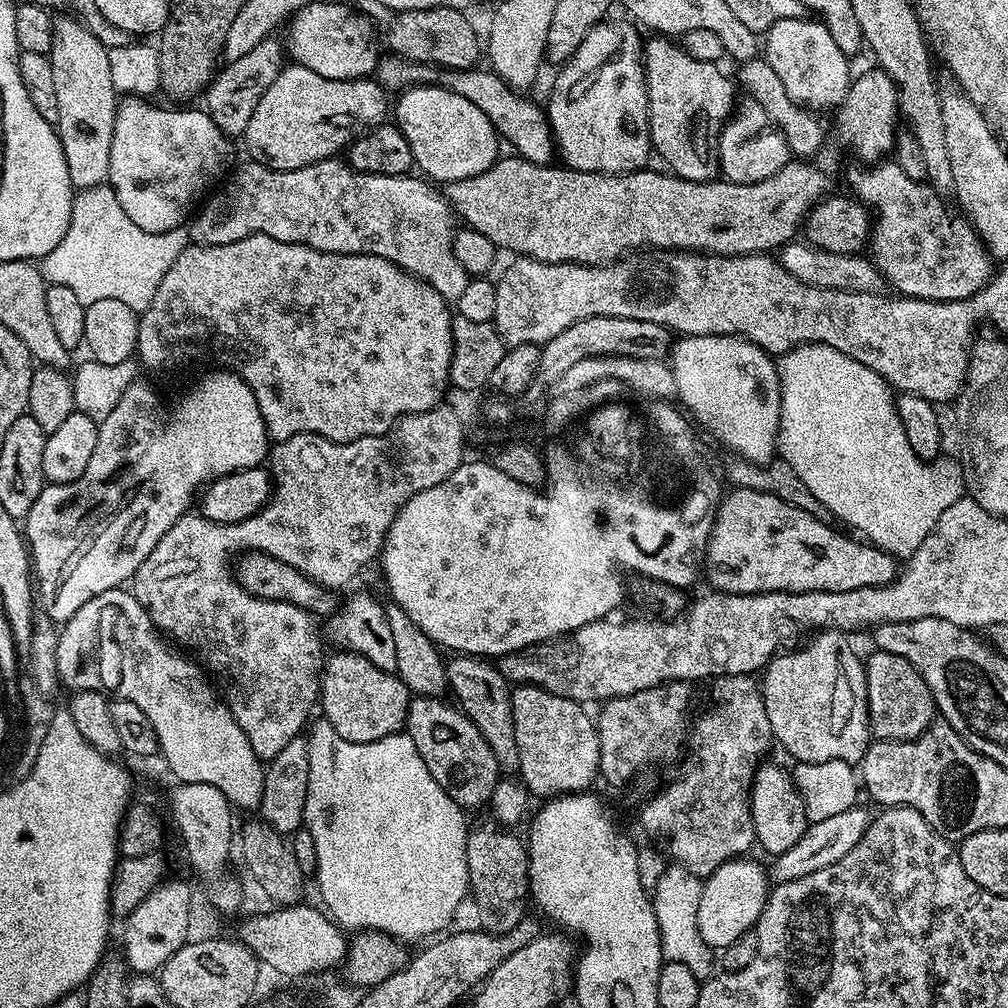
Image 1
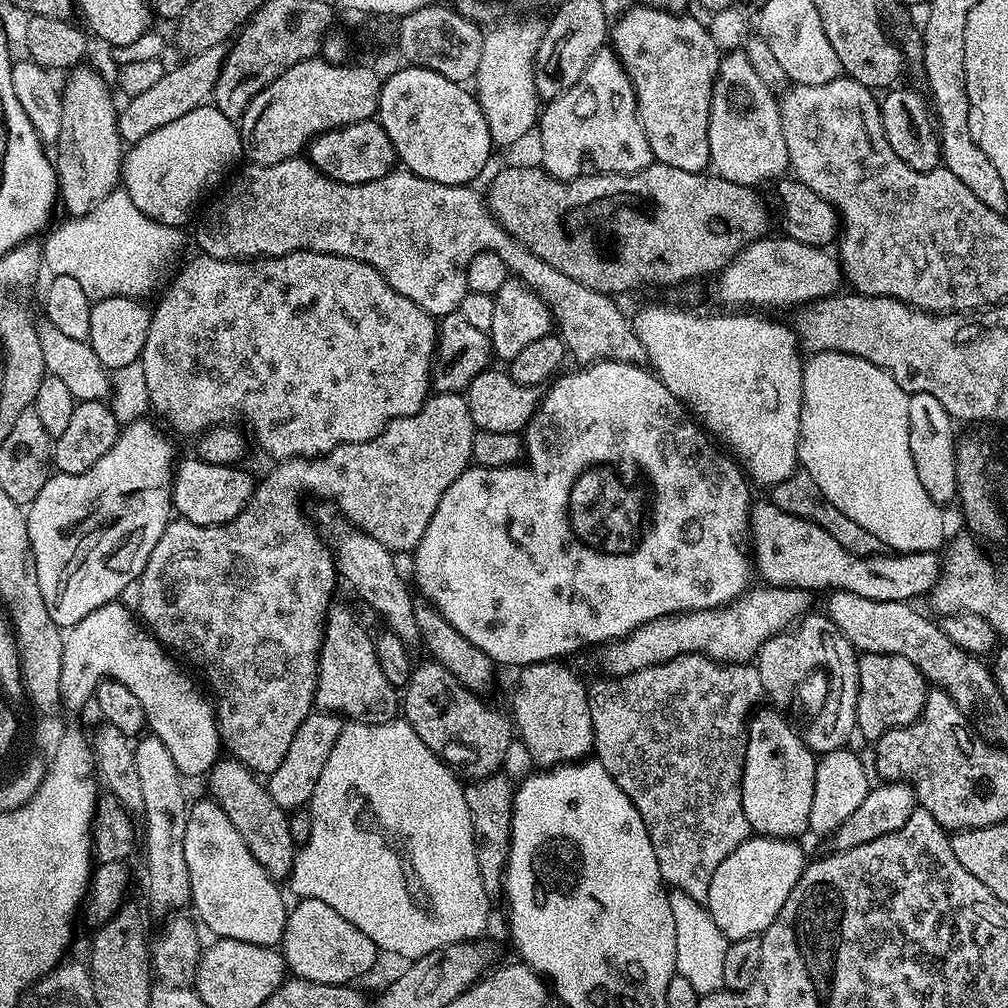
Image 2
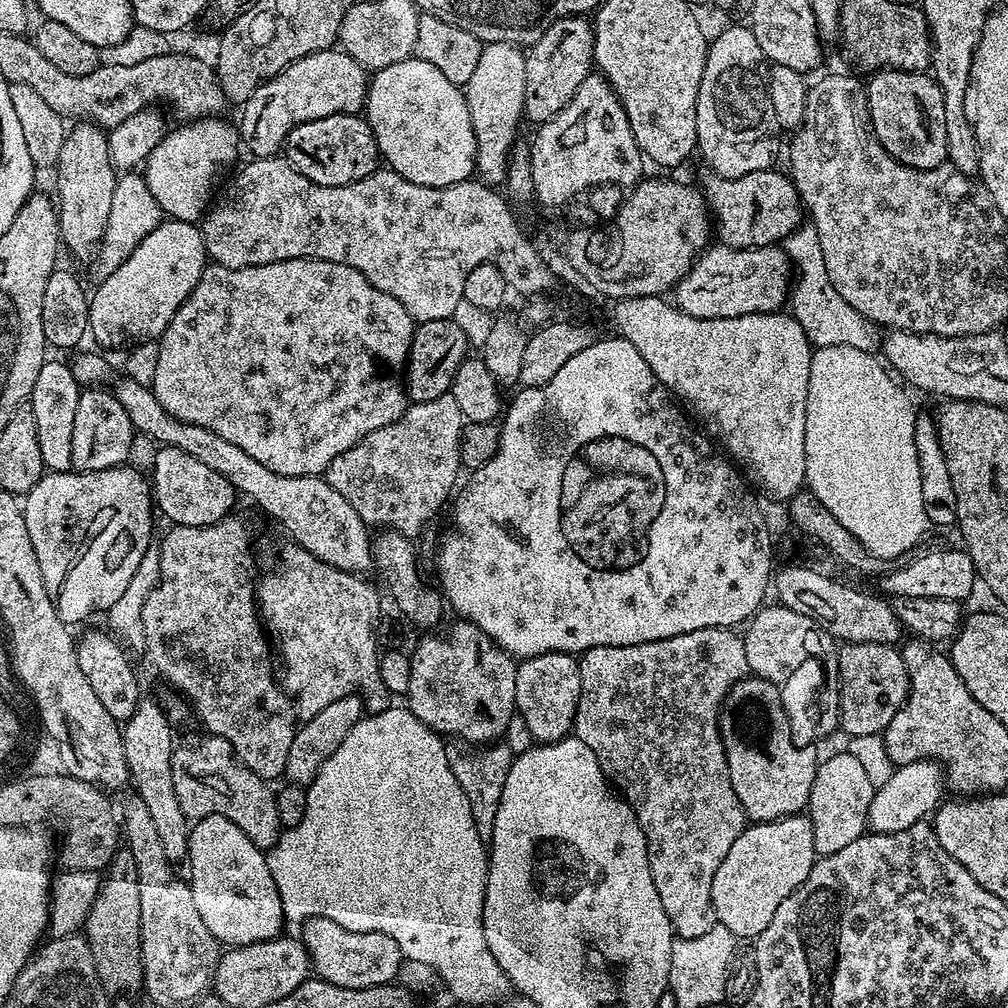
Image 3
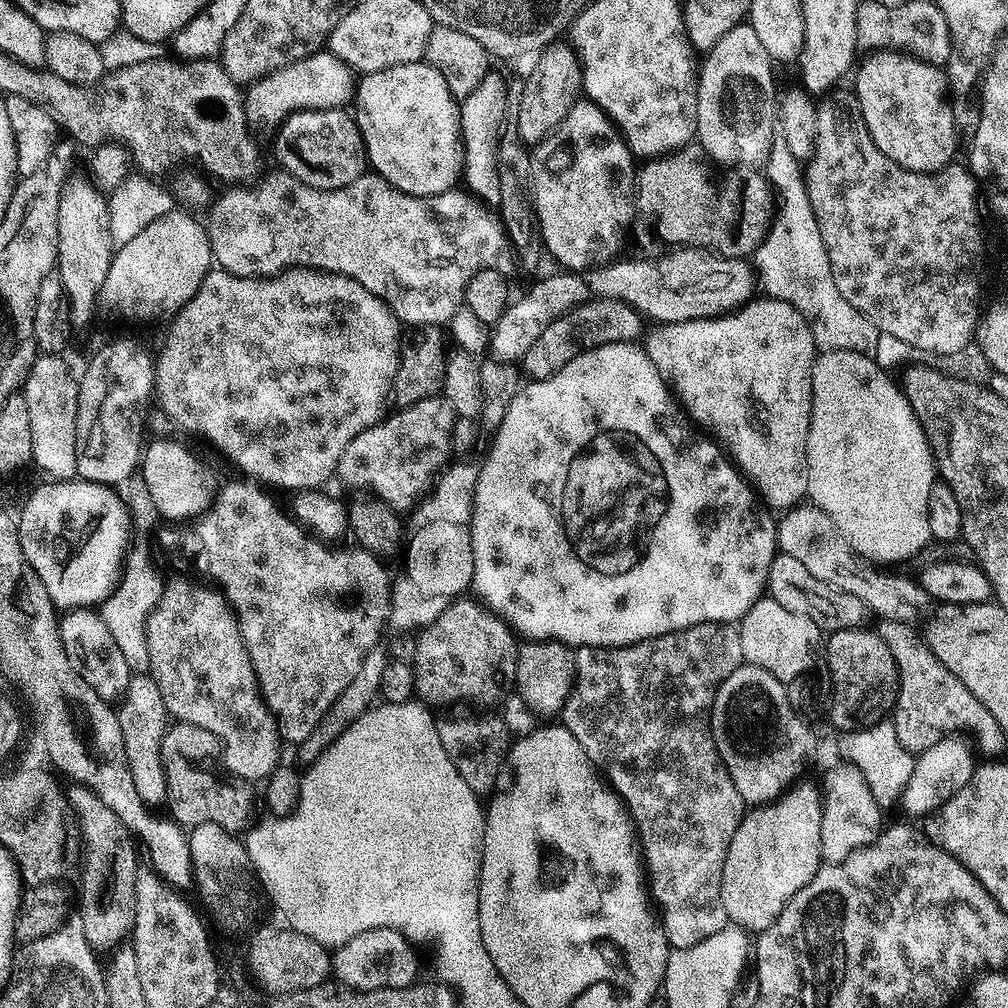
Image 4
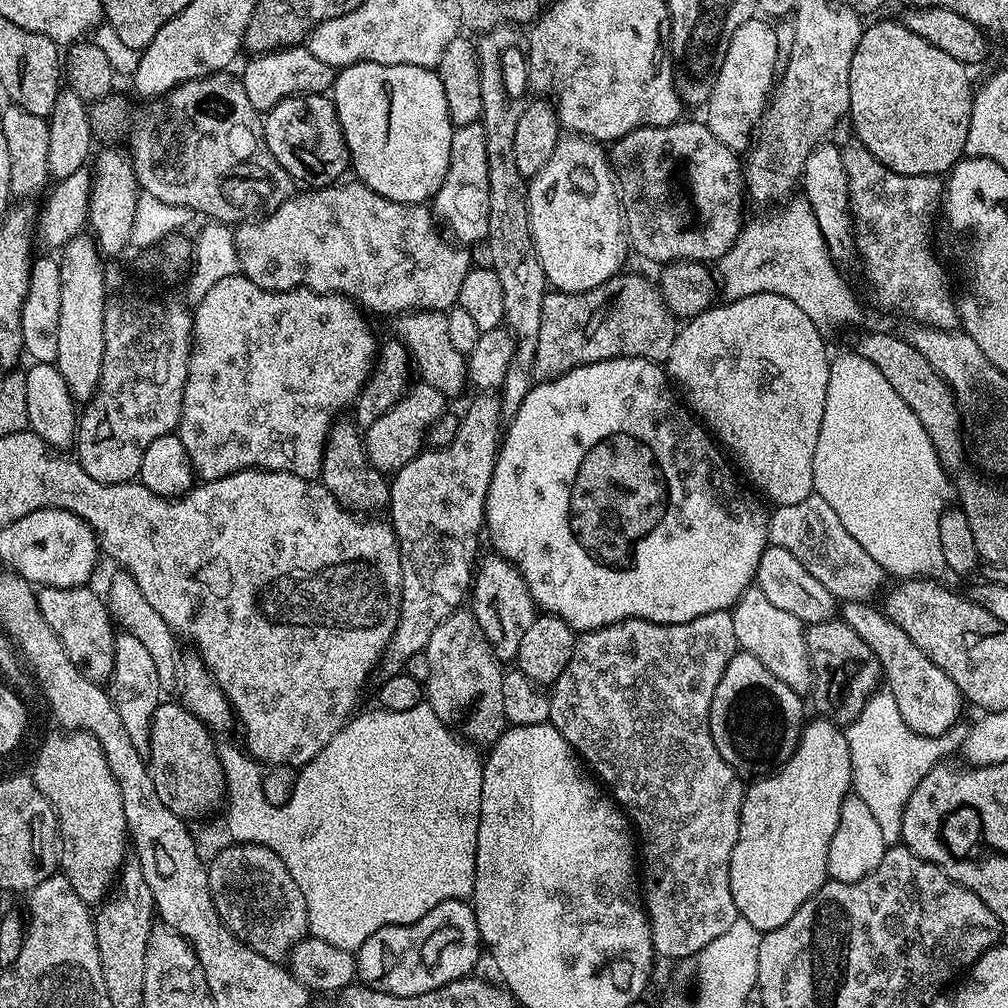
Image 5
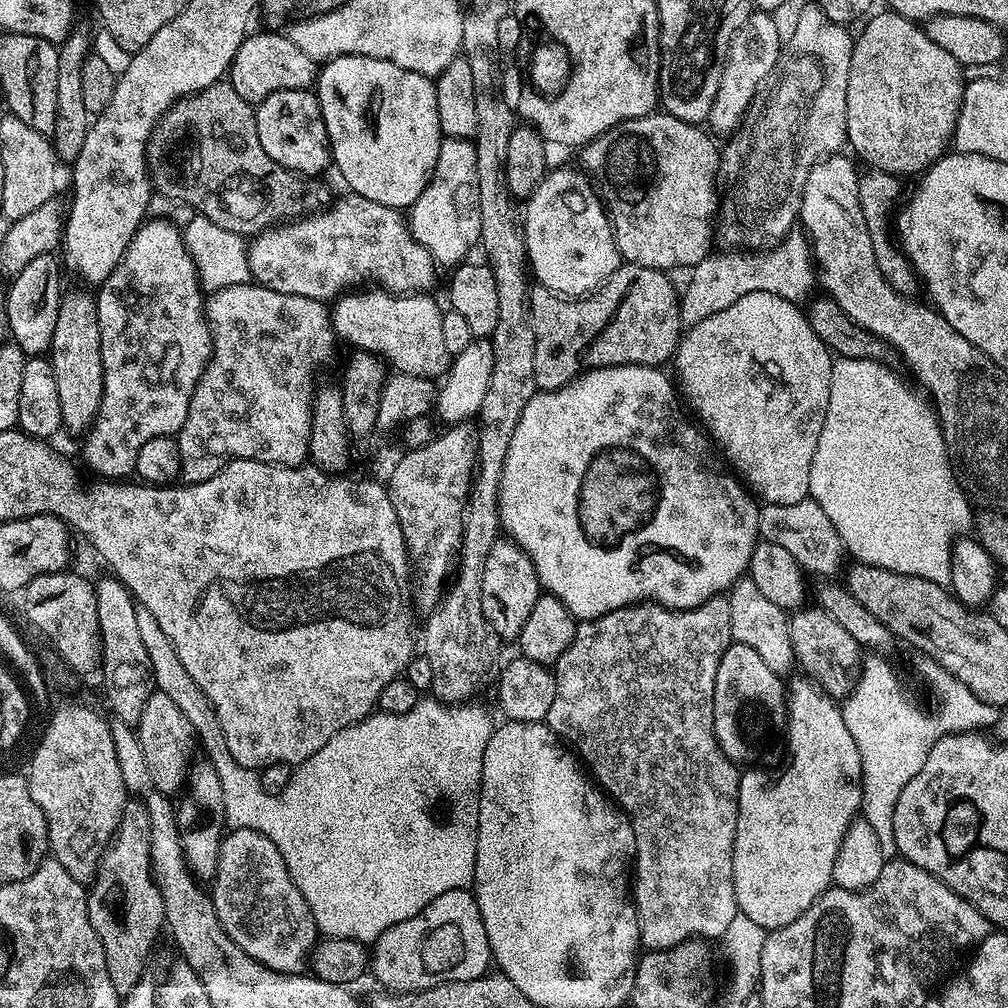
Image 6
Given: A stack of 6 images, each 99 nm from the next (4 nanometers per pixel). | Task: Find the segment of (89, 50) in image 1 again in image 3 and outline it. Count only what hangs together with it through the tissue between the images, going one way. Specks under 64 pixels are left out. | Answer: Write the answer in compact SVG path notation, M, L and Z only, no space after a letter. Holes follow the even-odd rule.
M80 122L76 129L69 131L62 142L62 154L58 154L58 162L54 165L56 172L55 199L58 201L58 223L60 225L60 239L63 247L69 248L78 259L91 259L101 246L101 240L107 226L107 218L110 216L111 203L114 199L114 190L118 179L118 173L110 162L110 150L108 149L108 134L99 124Z

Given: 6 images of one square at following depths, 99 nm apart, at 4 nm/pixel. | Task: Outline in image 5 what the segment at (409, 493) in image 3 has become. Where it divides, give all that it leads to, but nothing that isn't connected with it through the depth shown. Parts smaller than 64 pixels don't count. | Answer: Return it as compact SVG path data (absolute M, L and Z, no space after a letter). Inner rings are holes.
M416 382L404 393L397 404L390 406L386 414L382 414L363 433L364 449L370 462L385 474L394 474L406 462L420 455L426 448L426 437L430 426L438 422L438 418L446 410L446 398L434 386Z

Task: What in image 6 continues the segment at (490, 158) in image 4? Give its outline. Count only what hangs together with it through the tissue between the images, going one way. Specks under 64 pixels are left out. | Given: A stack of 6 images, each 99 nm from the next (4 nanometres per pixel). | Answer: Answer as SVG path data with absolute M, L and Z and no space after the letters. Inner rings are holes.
M441 139L438 162L430 182L413 202L408 226L415 238L429 252L437 265L455 266L465 259L472 247L480 244L480 211L478 210L478 162L476 146L469 139Z

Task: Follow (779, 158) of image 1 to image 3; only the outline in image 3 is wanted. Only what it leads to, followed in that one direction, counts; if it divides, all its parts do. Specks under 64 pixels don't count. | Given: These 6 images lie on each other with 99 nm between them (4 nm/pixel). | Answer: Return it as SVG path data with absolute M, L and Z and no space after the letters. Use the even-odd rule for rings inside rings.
M736 24L733 28L724 28L715 37L711 37L708 45L708 57L706 58L706 70L702 70L702 86L698 86L698 106L696 107L696 146L699 155L704 155L704 160L709 164L711 171L717 176L726 178L742 178L742 174L754 174L758 170L766 170L775 165L776 151L780 148L781 129L776 123L773 102L768 93L768 74L769 65L766 63L766 57L762 46L758 46L758 38L754 38L751 27Z

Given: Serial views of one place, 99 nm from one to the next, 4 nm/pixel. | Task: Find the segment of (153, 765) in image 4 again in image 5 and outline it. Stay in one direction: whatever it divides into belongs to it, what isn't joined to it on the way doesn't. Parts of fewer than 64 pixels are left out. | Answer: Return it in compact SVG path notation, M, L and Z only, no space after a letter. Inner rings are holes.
M121 631L114 642L114 670L111 680L107 681L106 691L112 700L114 710L118 710L118 718L122 718L122 727L134 742L140 753L147 753L150 746L150 730L152 729L152 715L162 702L162 689L158 682L158 670L146 651L146 646L134 638L134 634Z

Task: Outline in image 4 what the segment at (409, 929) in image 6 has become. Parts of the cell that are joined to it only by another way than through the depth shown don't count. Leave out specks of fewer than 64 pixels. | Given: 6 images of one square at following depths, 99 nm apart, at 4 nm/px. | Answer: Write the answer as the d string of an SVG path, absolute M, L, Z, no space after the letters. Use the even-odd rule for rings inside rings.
M393 928L366 930L335 949L335 979L348 988L357 988L359 992L379 988L408 988L417 983L419 976L416 975L420 972L420 960L412 948L415 948L413 941Z

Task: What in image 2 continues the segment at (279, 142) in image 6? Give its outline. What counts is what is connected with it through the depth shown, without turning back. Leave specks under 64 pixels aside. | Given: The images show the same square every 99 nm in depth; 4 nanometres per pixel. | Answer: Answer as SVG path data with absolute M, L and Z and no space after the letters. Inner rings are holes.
M376 118L320 133L308 141L306 158L319 172L343 184L365 184L381 180L398 164L394 142L390 142L390 134L386 134L386 130Z

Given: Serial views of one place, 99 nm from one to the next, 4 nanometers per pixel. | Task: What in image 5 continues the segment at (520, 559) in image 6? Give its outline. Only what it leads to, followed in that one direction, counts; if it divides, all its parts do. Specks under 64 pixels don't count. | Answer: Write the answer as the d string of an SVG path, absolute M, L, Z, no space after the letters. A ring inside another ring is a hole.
M499 554L491 555L484 561L481 559L475 569L470 589L470 610L482 634L492 643L496 659L501 662L507 662L507 660L512 662L518 654L518 646L526 635L526 629L529 628L530 622L534 622L537 618L538 609L532 603L530 590L522 574L516 569L516 565L511 564Z

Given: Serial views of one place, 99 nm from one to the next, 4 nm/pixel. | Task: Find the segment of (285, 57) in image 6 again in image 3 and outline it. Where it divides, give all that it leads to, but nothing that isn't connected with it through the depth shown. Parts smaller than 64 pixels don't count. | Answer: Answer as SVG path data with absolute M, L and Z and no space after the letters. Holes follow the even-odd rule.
M329 50L310 54L298 62L294 62L268 80L242 106L244 117L238 120L238 131L243 147L252 151L253 157L277 155L284 147L284 139L294 130L296 124L314 122L314 118L330 118L330 114L356 114L363 109L368 98L369 73L357 60L350 58L343 50Z

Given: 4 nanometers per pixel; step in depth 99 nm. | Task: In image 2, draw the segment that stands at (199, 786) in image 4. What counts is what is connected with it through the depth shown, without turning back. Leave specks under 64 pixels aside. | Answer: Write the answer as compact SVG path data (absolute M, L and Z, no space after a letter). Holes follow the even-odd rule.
M218 759L215 767L208 772L207 795L226 812L250 854L265 868L266 874L277 882L283 881L283 876L285 879L291 873L298 851L297 841L290 838L289 813L283 812L278 802L270 798L267 787L258 779L257 773L245 768L241 760L227 759Z

